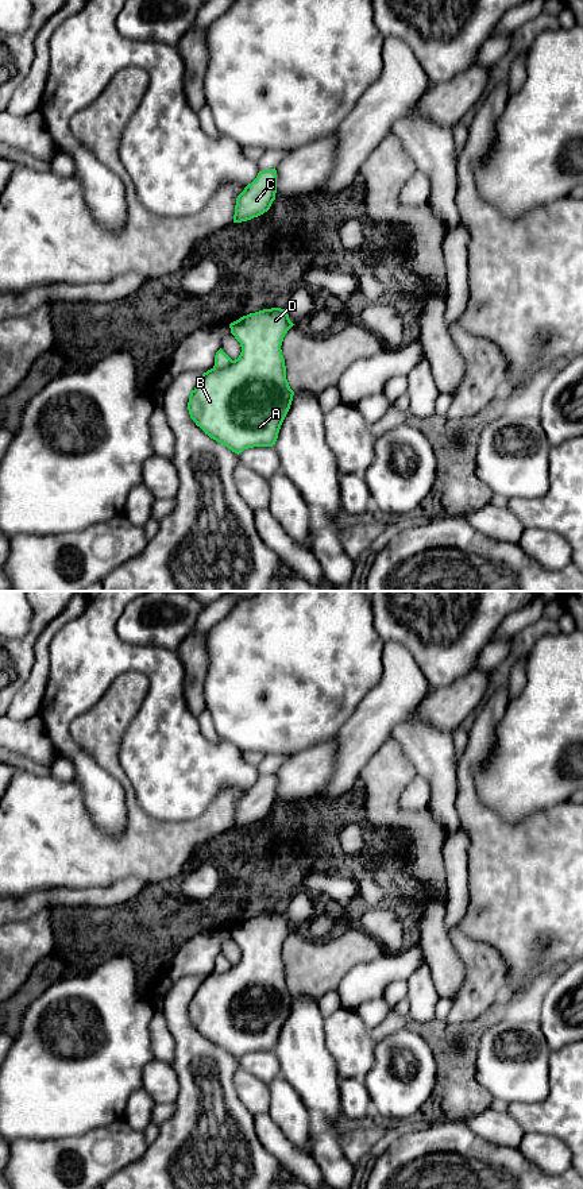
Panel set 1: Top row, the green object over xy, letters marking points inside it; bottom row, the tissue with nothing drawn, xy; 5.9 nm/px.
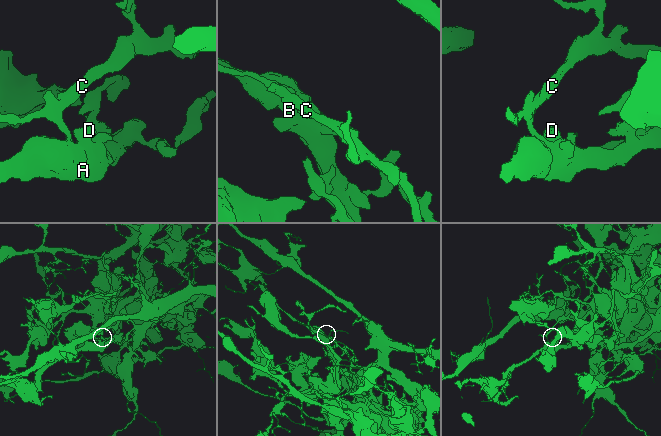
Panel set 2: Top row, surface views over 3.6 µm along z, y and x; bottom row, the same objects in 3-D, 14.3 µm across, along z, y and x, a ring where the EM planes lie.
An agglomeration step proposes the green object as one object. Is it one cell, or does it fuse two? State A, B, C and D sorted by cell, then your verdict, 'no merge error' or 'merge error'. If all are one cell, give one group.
groups A B D / C; merge error

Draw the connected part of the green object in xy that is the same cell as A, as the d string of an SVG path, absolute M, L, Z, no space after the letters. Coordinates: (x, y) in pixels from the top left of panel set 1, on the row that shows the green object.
M271 308L240 317L229 324L231 333L240 343L242 352L224 368L202 374L190 391L190 418L205 435L235 453L254 447L273 447L290 409L294 391L286 379L282 341L294 324L285 309Z

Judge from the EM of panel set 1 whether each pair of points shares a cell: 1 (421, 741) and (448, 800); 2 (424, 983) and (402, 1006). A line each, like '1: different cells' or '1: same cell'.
1: same cell
2: different cells

